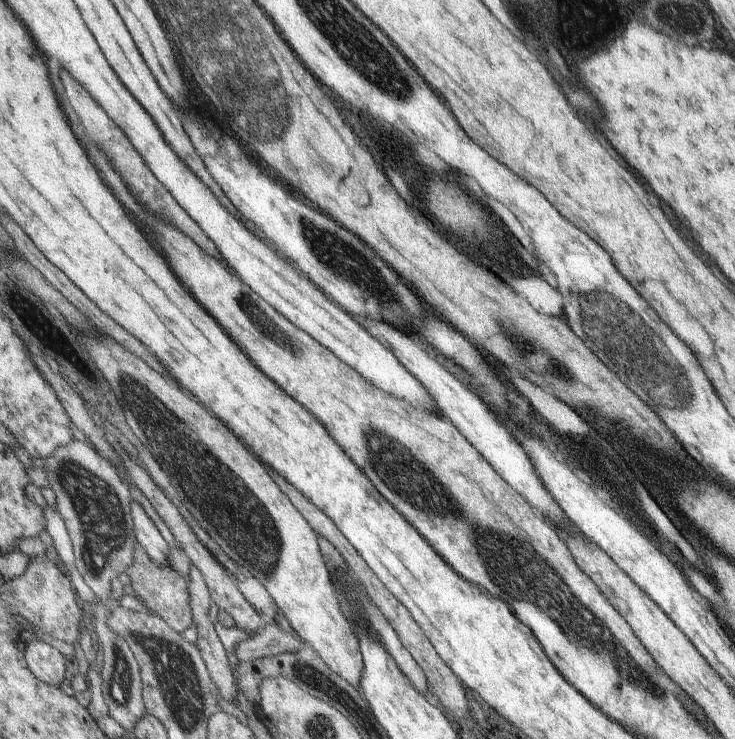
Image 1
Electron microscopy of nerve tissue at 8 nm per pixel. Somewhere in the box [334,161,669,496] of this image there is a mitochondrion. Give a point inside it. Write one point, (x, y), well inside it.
(459, 215)

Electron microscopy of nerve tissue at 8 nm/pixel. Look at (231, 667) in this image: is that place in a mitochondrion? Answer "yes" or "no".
no

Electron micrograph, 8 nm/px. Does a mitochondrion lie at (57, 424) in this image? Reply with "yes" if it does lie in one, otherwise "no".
no

